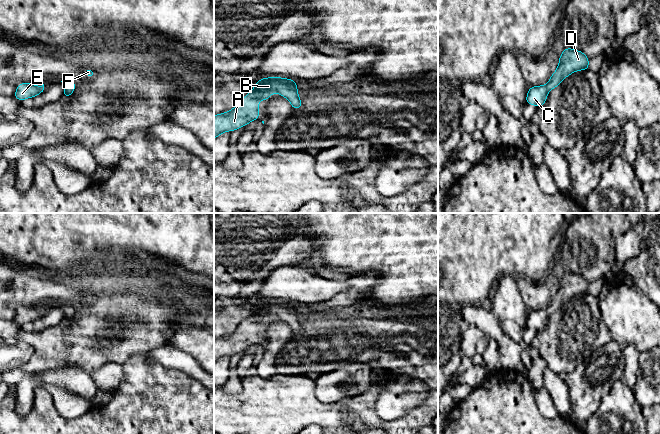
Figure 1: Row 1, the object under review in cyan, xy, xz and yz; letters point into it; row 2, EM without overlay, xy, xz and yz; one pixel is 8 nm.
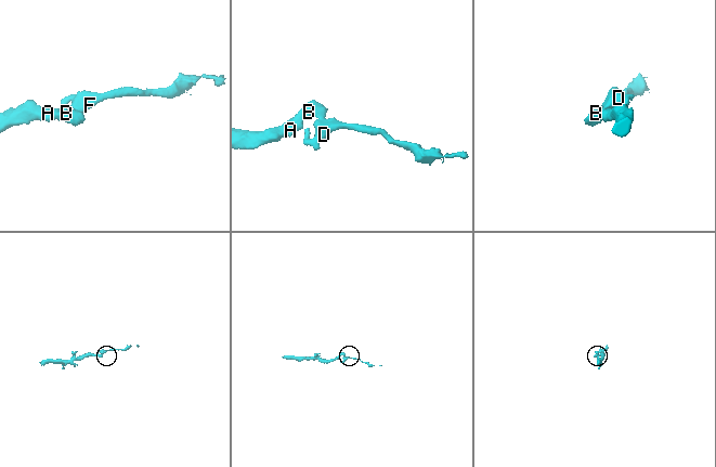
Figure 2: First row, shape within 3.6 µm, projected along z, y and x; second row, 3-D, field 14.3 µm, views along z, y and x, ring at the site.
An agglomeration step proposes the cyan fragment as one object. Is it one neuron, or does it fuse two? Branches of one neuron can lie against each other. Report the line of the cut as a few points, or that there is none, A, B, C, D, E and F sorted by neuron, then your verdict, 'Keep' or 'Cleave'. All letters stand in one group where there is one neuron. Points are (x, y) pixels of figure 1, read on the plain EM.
No split. Groups: A B C D E F. Keep

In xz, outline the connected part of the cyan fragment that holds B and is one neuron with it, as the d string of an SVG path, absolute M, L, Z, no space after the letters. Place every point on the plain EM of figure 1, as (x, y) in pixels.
M282 301L258 303L257 308L233 333L214 339L214 363L225 356L235 355L254 344L258 344L259 326L268 324L273 317L288 323L292 333L302 331L294 303Z

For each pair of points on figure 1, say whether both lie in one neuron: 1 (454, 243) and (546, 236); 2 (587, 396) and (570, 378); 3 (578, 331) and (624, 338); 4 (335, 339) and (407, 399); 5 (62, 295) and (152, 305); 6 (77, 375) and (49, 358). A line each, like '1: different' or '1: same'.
1: same
2: same
3: different
4: different
5: different
6: different

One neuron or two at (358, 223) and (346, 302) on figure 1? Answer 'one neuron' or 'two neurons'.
two neurons

